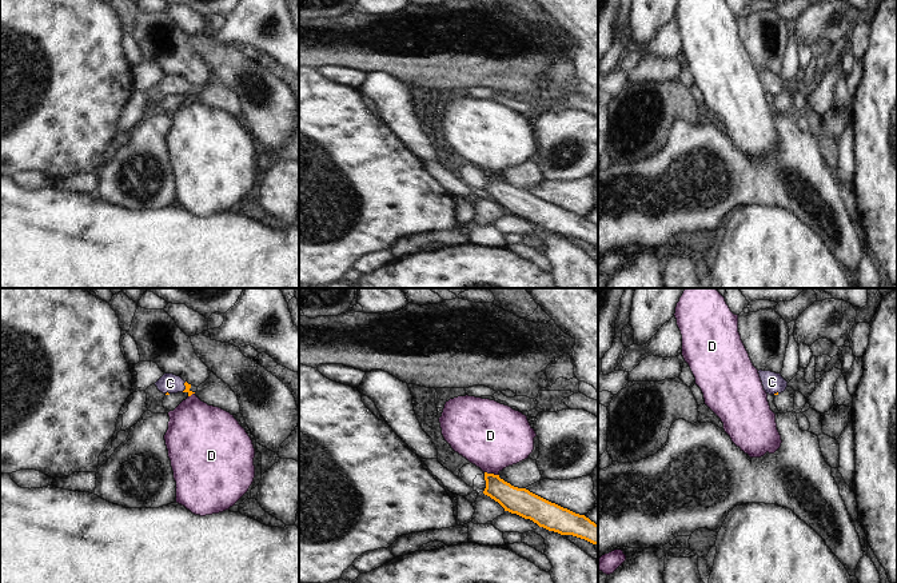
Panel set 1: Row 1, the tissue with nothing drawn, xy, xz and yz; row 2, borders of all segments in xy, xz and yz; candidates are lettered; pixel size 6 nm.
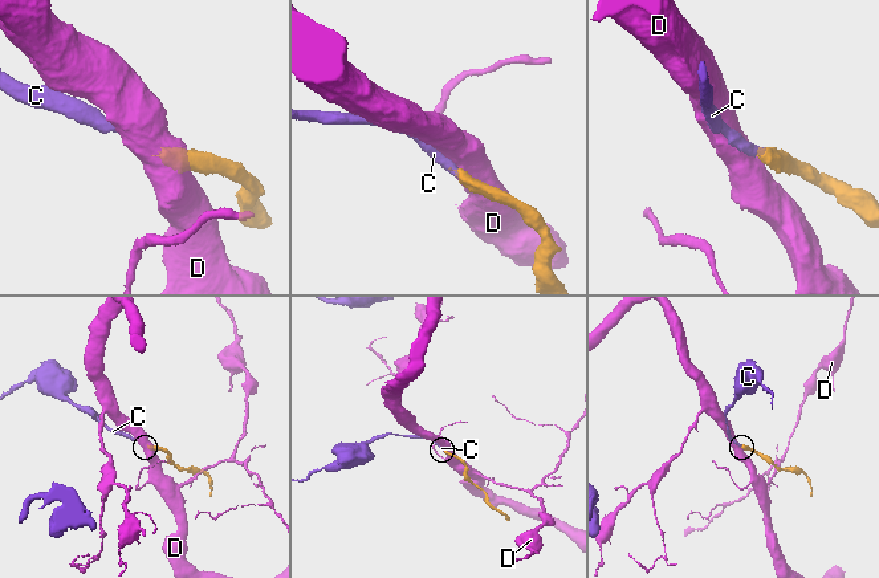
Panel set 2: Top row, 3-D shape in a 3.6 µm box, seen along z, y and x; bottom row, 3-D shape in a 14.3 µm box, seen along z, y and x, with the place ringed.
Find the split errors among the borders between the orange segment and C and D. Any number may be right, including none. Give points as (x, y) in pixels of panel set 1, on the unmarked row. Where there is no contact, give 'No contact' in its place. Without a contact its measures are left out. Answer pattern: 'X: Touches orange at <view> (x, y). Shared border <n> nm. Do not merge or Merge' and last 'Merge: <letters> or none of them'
C: Touches orange at xy (186, 88). Shared border 70 nm. Merge
D: Touches orange at xz (491, 175). Shared border 90 nm. Do not merge
Merge: C.

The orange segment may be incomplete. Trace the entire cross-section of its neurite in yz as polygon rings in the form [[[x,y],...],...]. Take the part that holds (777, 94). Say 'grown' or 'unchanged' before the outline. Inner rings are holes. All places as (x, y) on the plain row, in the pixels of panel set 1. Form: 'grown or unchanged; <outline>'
grown; [[[760,71],[758,75],[766,95],[778,96],[786,91],[788,83],[781,77],[781,75],[762,71]]]

